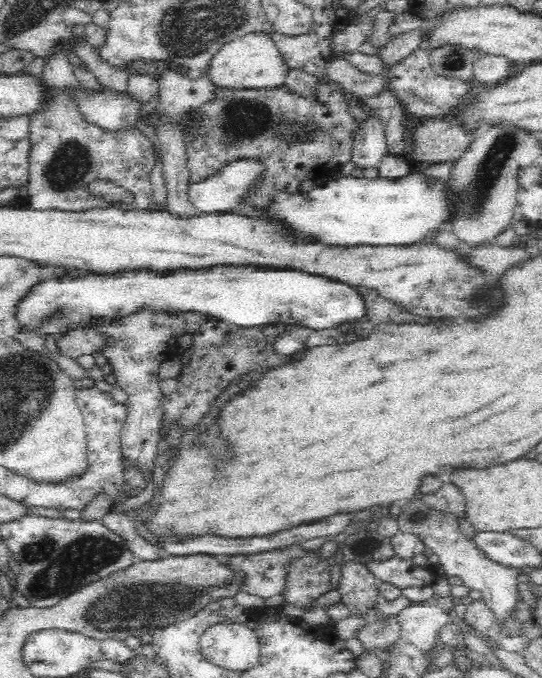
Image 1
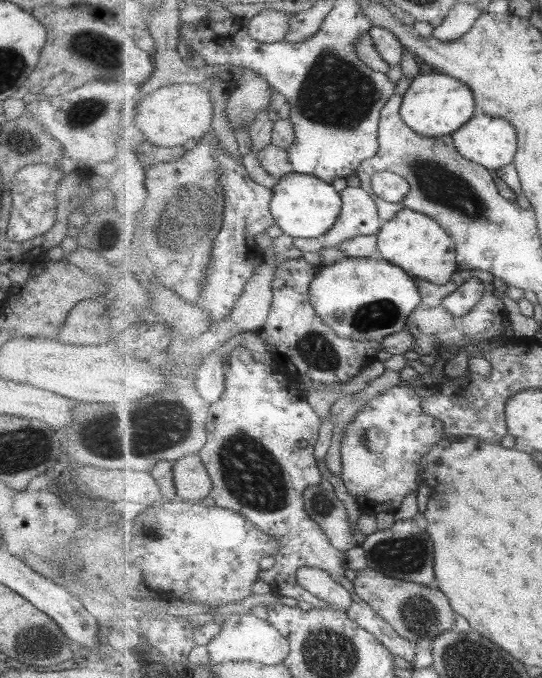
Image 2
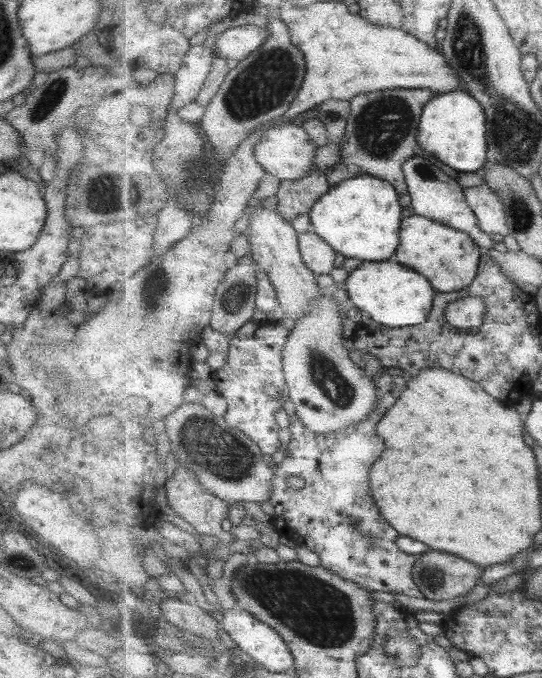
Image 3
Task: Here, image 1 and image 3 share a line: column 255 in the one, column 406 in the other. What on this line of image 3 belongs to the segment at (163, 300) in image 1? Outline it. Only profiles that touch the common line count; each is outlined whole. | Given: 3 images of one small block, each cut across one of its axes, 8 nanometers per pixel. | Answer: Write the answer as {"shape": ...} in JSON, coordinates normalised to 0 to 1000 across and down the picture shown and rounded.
{"shape":[[[723,382],[707,386],[670,385],[666,394],[642,406],[638,429],[644,447],[655,448],[673,463],[681,463],[692,475],[721,481],[721,484],[747,484],[747,481],[766,481],[766,478],[786,475],[792,462],[799,457],[799,440],[806,428],[799,428],[797,414],[790,409],[777,407],[773,401],[758,398],[758,394]]]}

